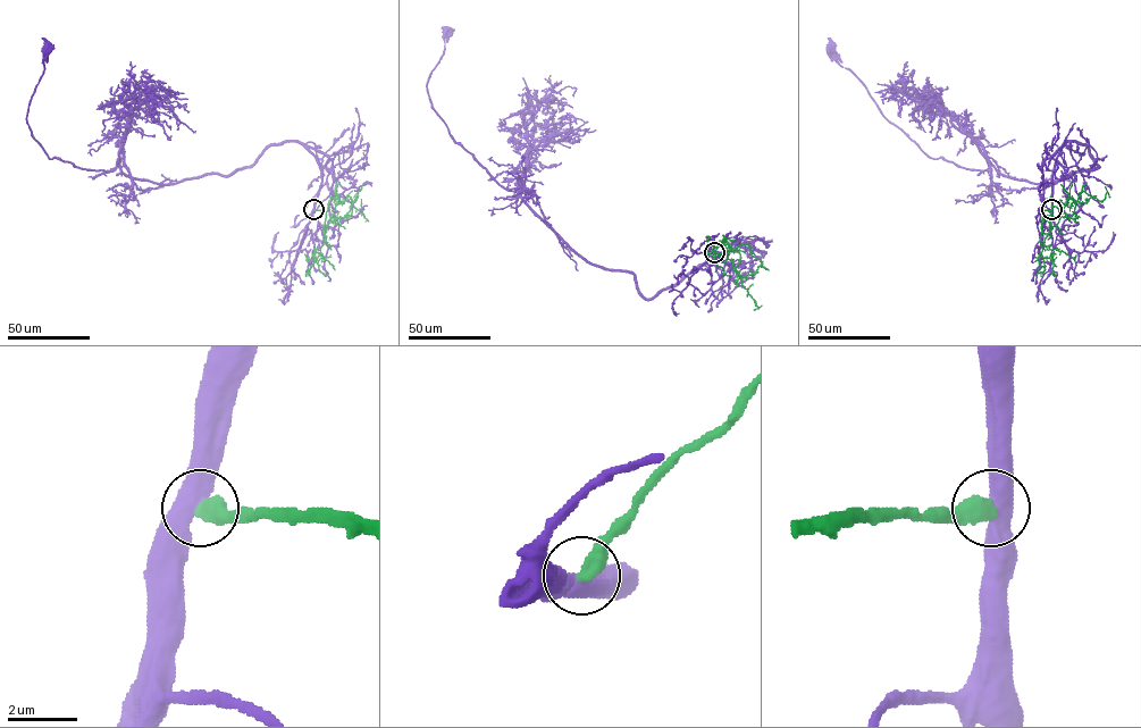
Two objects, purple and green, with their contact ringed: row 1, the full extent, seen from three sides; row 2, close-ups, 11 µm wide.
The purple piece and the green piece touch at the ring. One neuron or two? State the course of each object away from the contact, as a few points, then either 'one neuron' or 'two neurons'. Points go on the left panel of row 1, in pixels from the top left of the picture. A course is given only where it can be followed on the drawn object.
course purple (313, 209), (321, 170), (294, 141), (169, 184), (49, 158), (26, 116), (49, 49); course green (313, 209), (325, 212), (324, 233), (332, 216), (342, 218), (347, 212), (362, 184); two neurons

